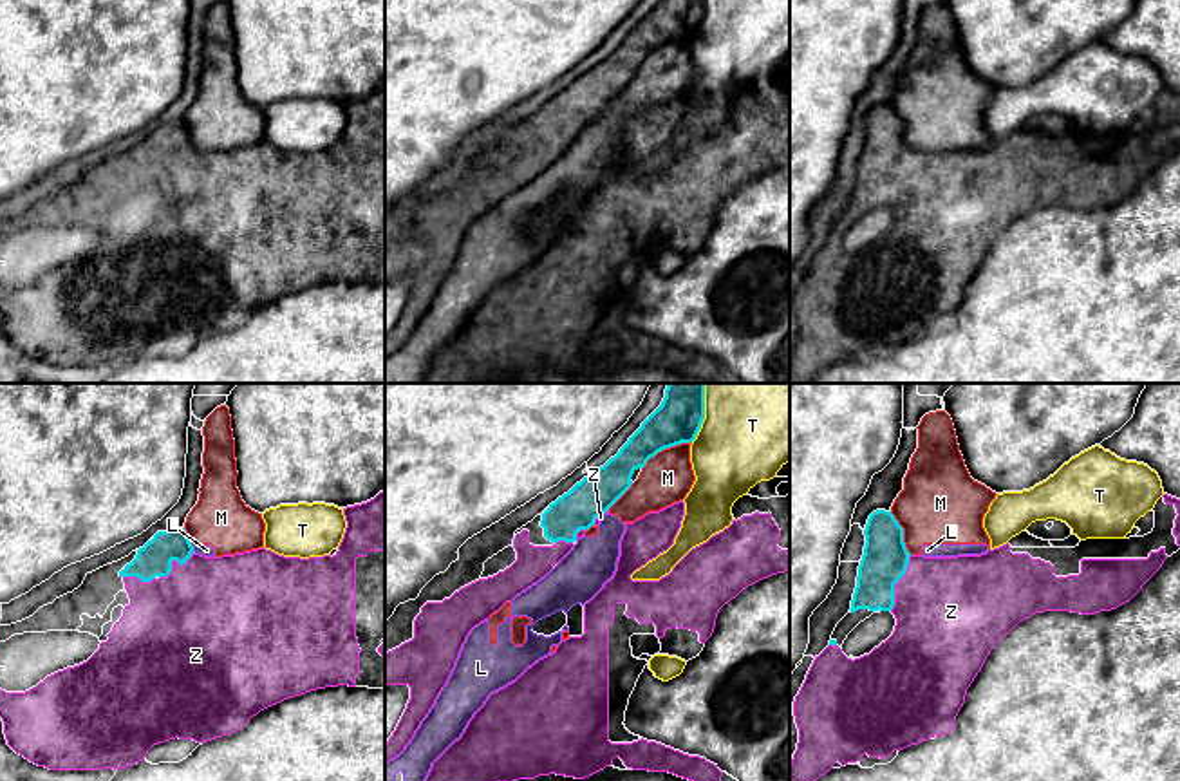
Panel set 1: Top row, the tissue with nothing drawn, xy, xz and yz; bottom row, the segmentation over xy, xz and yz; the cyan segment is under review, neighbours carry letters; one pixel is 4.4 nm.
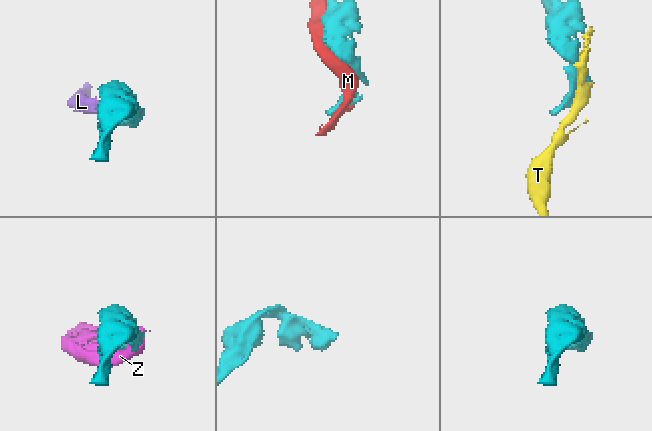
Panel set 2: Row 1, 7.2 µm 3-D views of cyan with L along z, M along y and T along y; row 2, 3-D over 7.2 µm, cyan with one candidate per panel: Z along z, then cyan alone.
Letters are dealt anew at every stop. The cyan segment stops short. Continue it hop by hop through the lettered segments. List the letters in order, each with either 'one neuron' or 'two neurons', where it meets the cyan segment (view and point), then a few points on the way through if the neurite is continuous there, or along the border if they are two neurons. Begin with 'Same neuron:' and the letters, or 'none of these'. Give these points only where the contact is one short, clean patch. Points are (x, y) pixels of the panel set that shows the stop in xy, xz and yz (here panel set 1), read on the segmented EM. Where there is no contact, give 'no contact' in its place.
Same neuron: Z
L: two neurons | xy (192, 548) | along xy (190, 545), (196, 552)
M: two neurons | xz (665, 447)
T: two neurons | xz (703, 413)
Z: one neuron | yz (897, 581)

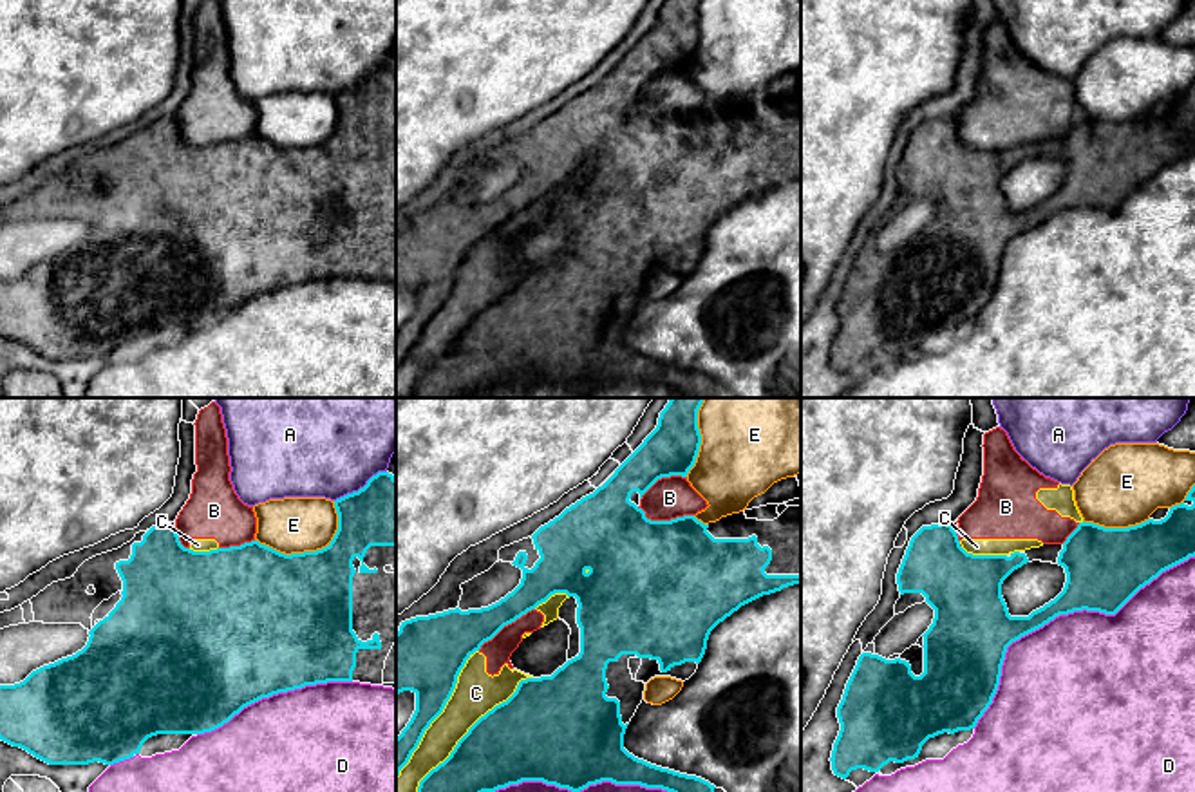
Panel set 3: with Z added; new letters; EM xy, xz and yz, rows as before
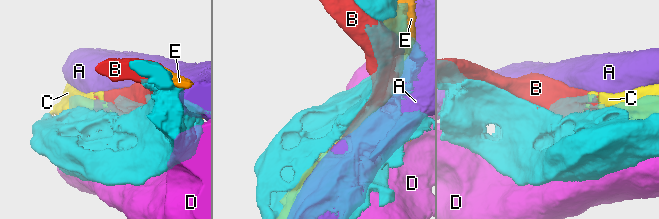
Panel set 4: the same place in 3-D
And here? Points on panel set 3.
Same neuron: none of these
A: two neurons | xy (360, 489)
B: two neurons | xz (664, 521)
C: two neurons | xz (470, 727)
D: two neurons | yz (1060, 613)
E: two neurons | xy (311, 552)

